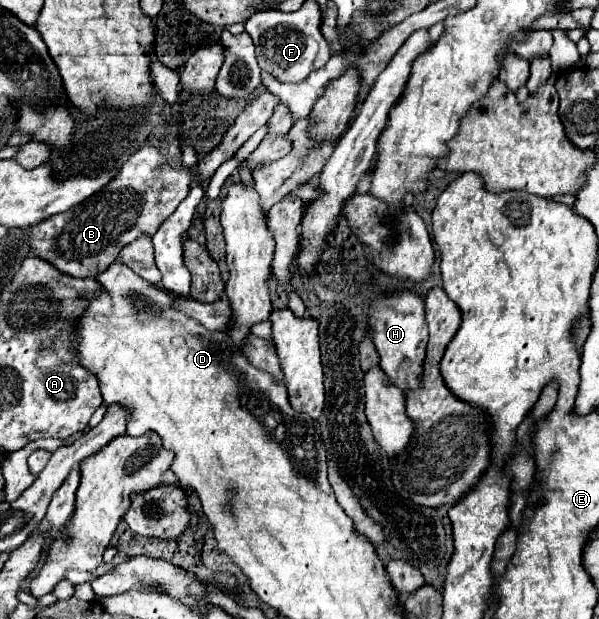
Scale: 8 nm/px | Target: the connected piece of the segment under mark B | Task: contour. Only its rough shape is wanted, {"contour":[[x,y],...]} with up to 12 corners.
{"contour":[[141,148],[71,212],[23,230],[31,254],[75,278],[153,236],[193,178]]}

